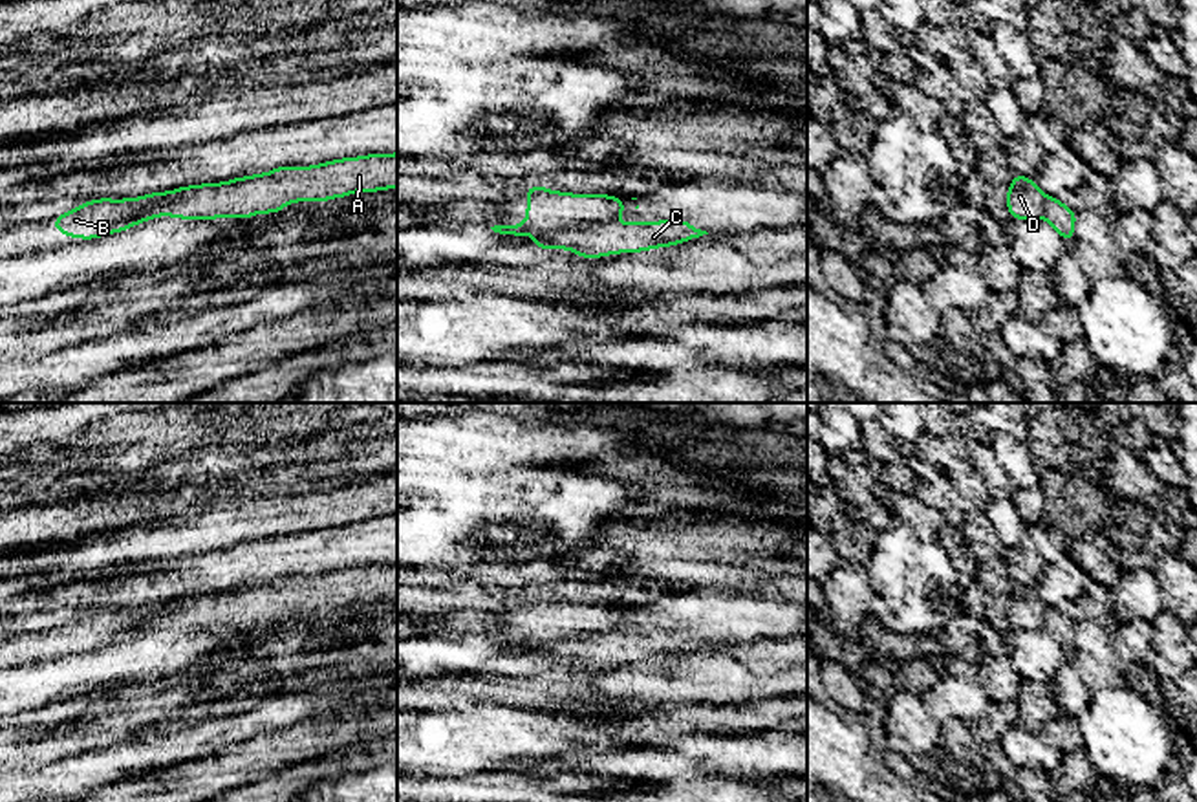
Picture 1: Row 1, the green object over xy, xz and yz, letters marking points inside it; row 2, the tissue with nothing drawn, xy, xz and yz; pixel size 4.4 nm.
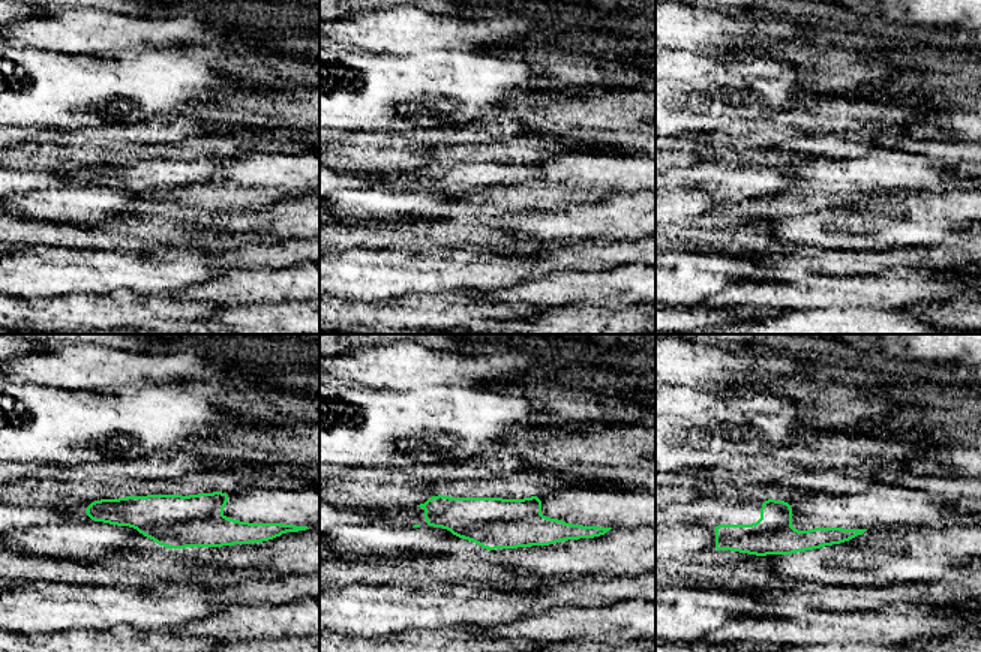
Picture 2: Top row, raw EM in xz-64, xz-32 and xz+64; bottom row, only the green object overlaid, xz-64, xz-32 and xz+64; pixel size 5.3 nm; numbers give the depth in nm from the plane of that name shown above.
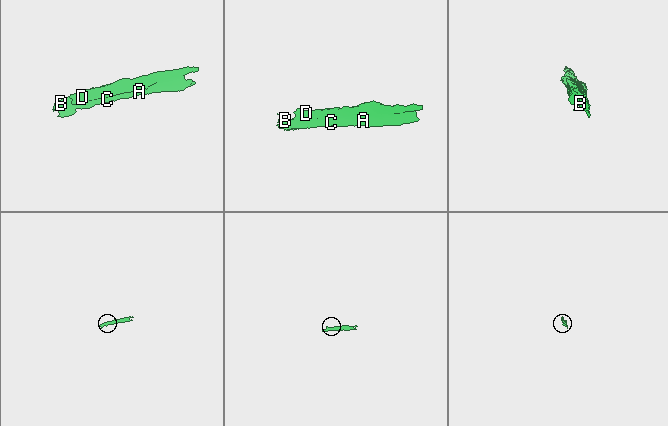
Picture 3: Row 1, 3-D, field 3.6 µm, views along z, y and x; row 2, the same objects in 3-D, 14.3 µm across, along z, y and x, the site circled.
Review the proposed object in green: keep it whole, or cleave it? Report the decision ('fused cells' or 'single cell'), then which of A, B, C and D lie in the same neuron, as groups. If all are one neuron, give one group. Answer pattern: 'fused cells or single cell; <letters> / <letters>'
fused cells; A C / B D

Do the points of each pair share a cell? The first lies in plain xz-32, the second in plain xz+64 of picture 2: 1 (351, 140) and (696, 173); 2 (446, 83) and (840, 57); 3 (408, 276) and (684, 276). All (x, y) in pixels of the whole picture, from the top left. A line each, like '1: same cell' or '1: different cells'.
1: different cells
2: different cells
3: same cell

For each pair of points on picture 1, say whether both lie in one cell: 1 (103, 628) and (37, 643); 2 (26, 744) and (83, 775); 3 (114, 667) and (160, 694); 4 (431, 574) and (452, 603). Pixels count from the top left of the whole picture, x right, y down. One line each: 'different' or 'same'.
1: same
2: different
3: different
4: same

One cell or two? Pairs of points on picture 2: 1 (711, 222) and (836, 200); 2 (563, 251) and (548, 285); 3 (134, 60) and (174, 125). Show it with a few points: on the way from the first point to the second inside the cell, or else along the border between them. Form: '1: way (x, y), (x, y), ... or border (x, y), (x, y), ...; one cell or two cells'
1: way (741, 209), (804, 204); one cell
2: border (569, 269), (543, 275); two cells
3: border (179, 111), (134, 123); two cells

